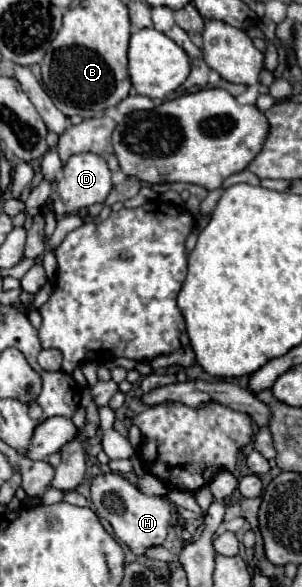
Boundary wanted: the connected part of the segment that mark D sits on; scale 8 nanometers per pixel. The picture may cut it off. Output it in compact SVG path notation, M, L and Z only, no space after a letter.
M78 153L72 155L64 165L64 179L58 181L52 191L52 205L56 215L66 215L82 207L90 207L94 203L104 203L110 191L112 191L112 173L108 169L108 163L96 153Z

